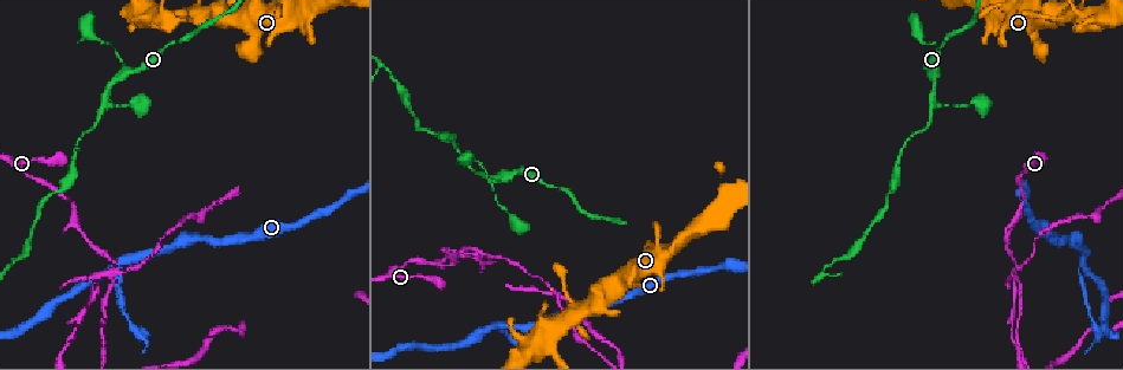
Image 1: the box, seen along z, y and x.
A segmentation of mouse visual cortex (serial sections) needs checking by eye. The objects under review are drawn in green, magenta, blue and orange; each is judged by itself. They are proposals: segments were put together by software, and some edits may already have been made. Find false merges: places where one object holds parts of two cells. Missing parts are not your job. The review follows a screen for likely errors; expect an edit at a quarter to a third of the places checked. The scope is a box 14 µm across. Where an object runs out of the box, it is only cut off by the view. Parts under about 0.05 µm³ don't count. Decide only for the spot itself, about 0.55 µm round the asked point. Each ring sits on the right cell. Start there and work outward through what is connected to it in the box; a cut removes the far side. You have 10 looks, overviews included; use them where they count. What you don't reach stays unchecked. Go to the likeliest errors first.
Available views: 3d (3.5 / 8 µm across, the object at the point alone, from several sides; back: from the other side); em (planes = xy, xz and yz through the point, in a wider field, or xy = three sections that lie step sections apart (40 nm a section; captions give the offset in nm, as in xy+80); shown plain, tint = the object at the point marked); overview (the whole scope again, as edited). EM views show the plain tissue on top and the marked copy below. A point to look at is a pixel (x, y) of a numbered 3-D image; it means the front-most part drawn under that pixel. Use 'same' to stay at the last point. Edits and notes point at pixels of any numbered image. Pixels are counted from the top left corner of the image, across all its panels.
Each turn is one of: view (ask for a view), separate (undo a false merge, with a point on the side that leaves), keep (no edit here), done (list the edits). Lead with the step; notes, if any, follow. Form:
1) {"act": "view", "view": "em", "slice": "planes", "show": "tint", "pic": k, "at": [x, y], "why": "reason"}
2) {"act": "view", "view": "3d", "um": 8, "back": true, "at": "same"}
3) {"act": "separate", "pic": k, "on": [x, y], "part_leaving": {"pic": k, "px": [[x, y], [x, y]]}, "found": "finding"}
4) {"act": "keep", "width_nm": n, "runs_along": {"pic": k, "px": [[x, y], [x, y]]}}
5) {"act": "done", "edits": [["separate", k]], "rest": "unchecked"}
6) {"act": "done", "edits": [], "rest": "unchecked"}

{"act": "view", "view": "3d", "um": 3.5, "pic": 1, "at": [115, 267], "why": "looks like a crossing"}

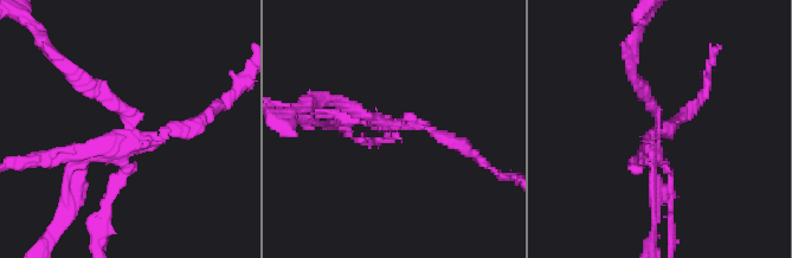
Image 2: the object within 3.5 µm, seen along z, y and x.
{"act": "view", "view": "em", "slice": "xy", "step": 3, "show": "tint", "pic": 2, "at": [135, 130], "arms": 4, "arm_widths_nm": [100, 150, 150, 200]}

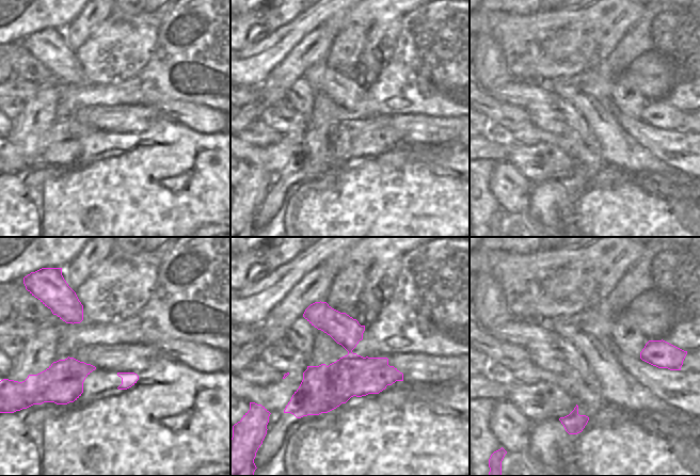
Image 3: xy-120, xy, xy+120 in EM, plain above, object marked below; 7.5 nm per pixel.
{"act": "separate", "pic": 2, "on": [111, 159], "part_leaving": {"pic": 2, "px": [[126, 120], [159, 142], [217, 105]]}, "found": "two cells meet here"}

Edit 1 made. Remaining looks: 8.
{"act": "view", "view": "3d", "um": 3.5, "back": true, "pic": 1, "at": [493, 325], "why": "thin neck"}

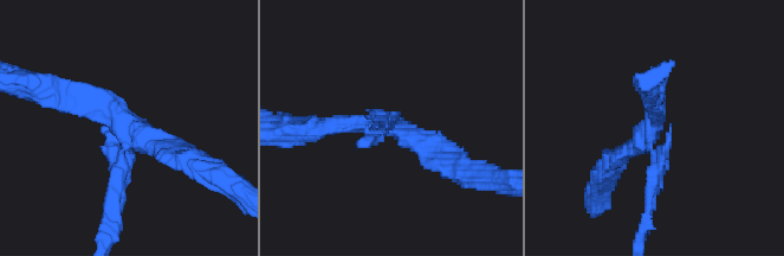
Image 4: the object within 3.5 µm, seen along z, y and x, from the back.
{"act": "view", "view": "em", "slice": "xy", "step": 3, "show": "tint", "pic": 4, "at": [653, 123], "arms": 3, "arm_widths_nm": [200, 250, 250]}

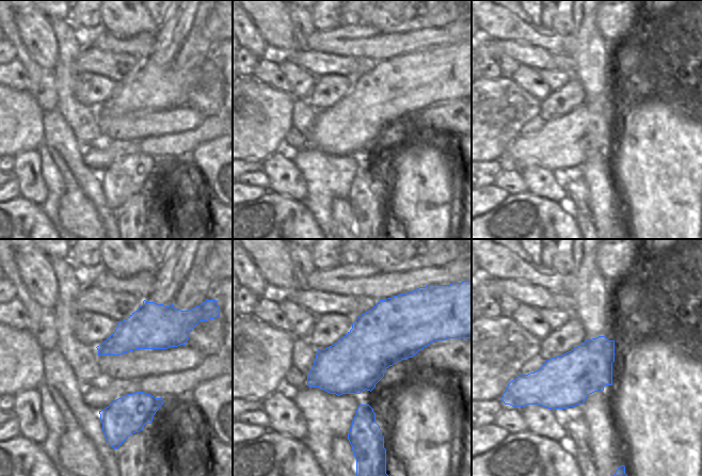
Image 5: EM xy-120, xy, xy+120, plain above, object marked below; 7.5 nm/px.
{"act": "separate", "pic": 4, "on": [118, 186], "part_leaving": {"pic": 4, "px": [[122, 148], [118, 218], [103, 240]]}, "found": "two cells meet here"}

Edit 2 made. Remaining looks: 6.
{"act": "view", "view": "3d", "um": 3.5, "pic": 1, "at": [536, 344], "why": "calibre changes"}

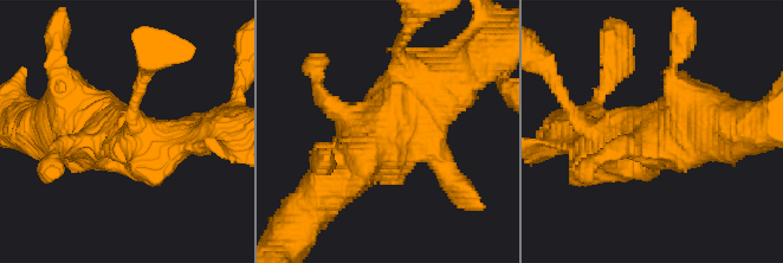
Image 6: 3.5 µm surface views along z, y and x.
{"act": "view", "view": "em", "slice": "xy", "step": 1, "show": "tint", "pic": 6, "at": [380, 130], "why": "shape alone is not enough"}

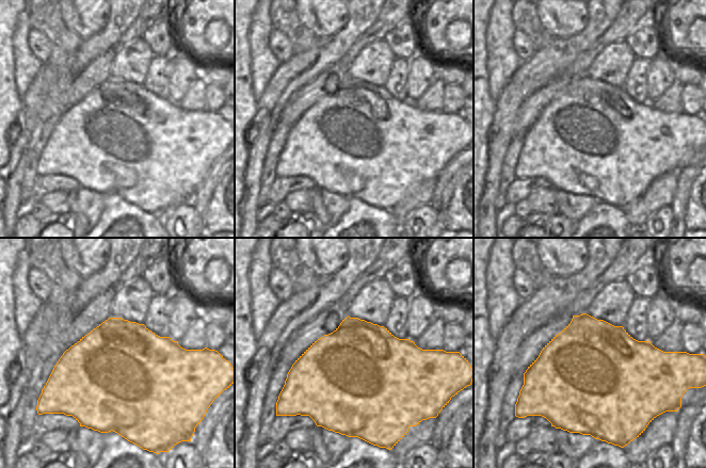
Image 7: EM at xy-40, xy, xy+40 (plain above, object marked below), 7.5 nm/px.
{"act": "keep", "runs_along": {"pic": 6, "px": [[461, 74], [414, 103], [342, 171]]}, "found": "continuous, no second cell"}

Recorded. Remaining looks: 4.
{"act": "view", "view": "3d", "um": 3.5, "pic": 1, "at": [124, 70], "why": "thick turns thin"}

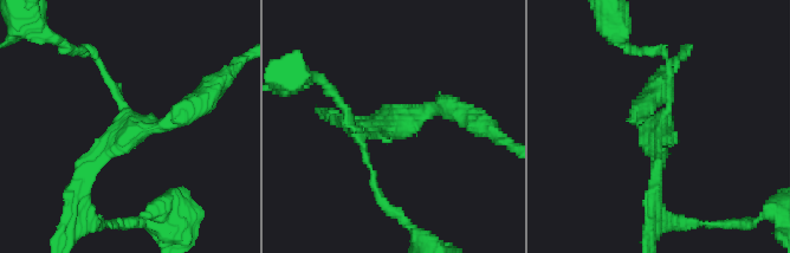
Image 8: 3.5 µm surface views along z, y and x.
{"act": "view", "view": "em", "slice": "planes", "show": "tint", "pic": 8, "at": [130, 125], "arms": 3, "arm_widths_nm": [100, 200, 300]}

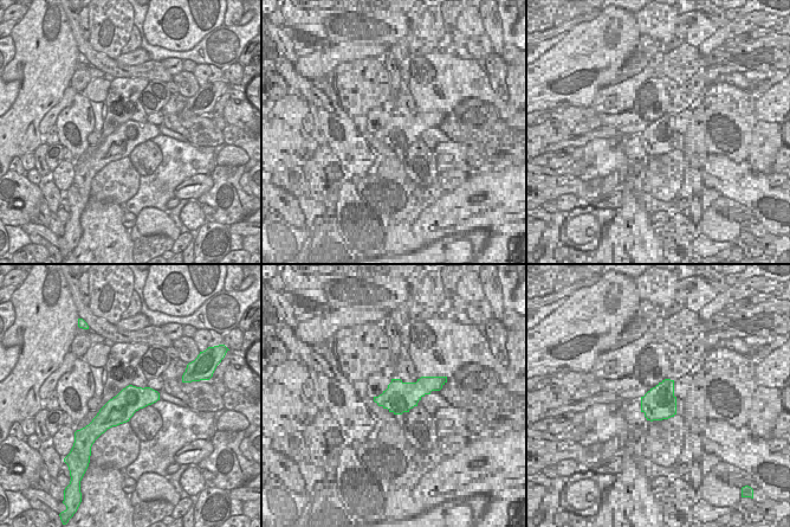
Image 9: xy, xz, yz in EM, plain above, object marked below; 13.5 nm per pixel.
{"act": "view", "view": "em", "slice": "xy", "step": 3, "show": "tint", "at": "same", "why": "another direction"}

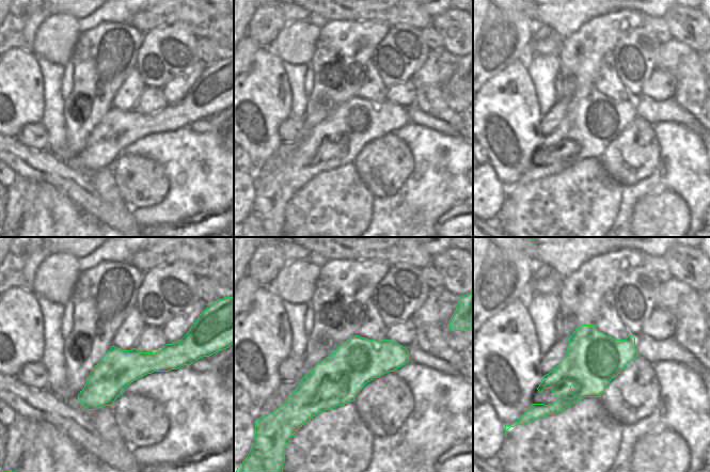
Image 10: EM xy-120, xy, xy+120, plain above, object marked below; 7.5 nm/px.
{"act": "keep", "runs_along": {"pic": 8, "px": [[201, 102], [131, 127], [77, 185]]}, "found": "one cell here"}

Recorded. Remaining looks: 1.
{"act": "done", "edits": [["separate", 2], ["separate", 4]], "rest": "unchecked"}

